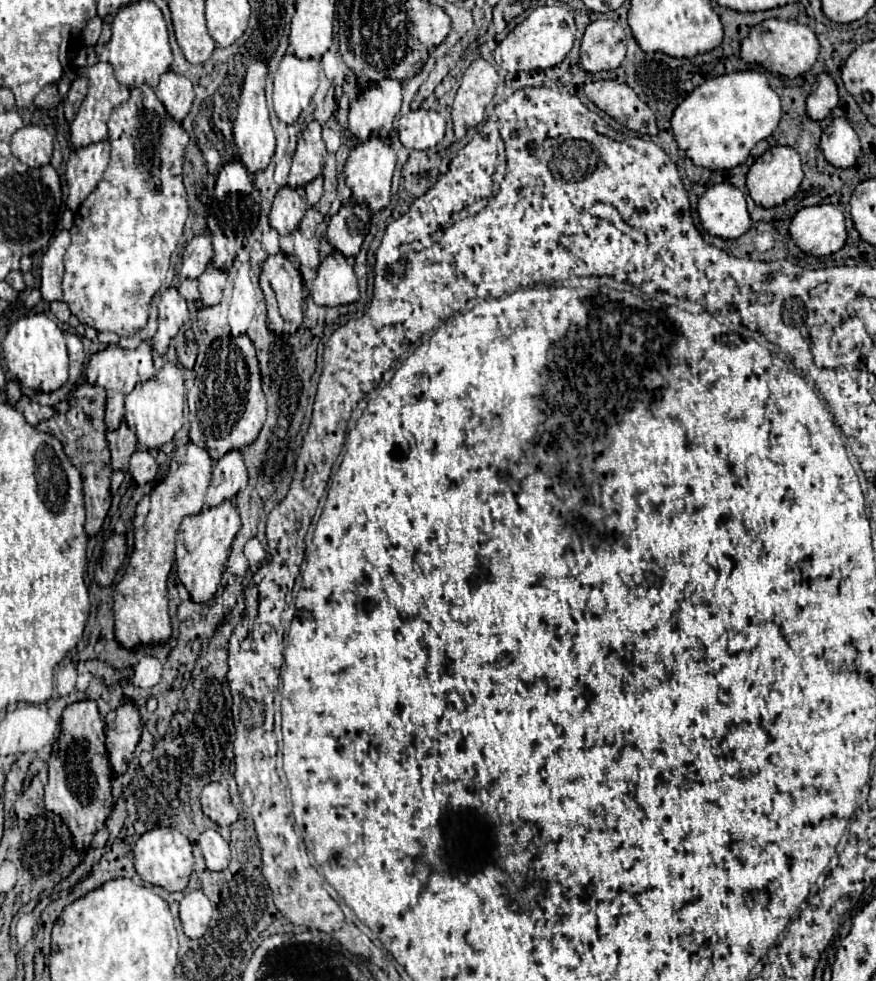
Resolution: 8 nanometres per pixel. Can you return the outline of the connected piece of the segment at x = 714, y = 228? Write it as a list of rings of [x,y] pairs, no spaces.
[[[728,183],[714,185],[700,197],[698,215],[702,227],[722,239],[738,239],[752,225],[744,193]]]

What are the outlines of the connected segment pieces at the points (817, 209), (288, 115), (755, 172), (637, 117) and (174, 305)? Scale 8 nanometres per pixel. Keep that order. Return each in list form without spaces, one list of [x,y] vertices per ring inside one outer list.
[[[830,203],[800,209],[788,231],[804,253],[816,257],[840,251],[848,237],[844,213]]]
[[[284,55],[276,75],[274,75],[274,111],[278,119],[286,125],[294,125],[300,117],[300,113],[310,105],[310,99],[318,87],[318,61],[314,59],[298,59],[294,55]]]
[[[776,145],[754,161],[754,165],[746,175],[746,187],[750,191],[750,197],[758,205],[776,207],[776,205],[782,205],[786,199],[790,199],[798,191],[802,179],[804,179],[804,173],[802,173],[802,161],[798,151],[794,147]]]
[[[590,81],[584,83],[586,97],[610,117],[614,117],[620,125],[640,135],[658,135],[656,117],[650,107],[628,87],[618,81]]]
[[[176,287],[166,289],[166,293],[162,293],[158,303],[158,331],[152,337],[152,347],[160,355],[168,351],[170,339],[176,337],[176,333],[184,325],[184,311],[186,311],[186,301],[178,293],[178,289]]]

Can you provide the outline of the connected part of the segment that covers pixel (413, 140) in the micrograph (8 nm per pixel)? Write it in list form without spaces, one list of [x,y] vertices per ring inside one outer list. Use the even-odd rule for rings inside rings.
[[[416,109],[398,119],[400,143],[406,149],[430,149],[444,137],[446,121],[436,111]]]

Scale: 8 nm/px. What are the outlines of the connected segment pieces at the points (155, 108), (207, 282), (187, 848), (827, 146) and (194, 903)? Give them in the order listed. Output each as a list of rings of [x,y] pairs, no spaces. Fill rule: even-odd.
[[[140,85],[134,87],[130,91],[130,99],[124,101],[122,105],[118,105],[114,109],[114,113],[108,119],[108,141],[112,145],[112,157],[110,157],[110,165],[104,171],[102,181],[98,183],[98,187],[86,197],[86,201],[80,205],[80,209],[76,211],[74,217],[74,225],[70,229],[72,235],[72,243],[66,249],[64,255],[64,279],[62,279],[62,291],[64,291],[64,301],[70,307],[70,311],[80,319],[80,323],[94,327],[96,331],[112,331],[120,337],[134,337],[148,321],[148,313],[150,313],[150,301],[152,297],[158,293],[160,285],[166,279],[168,267],[170,267],[170,255],[176,249],[180,237],[182,237],[182,229],[184,229],[184,221],[188,219],[188,201],[186,201],[186,189],[182,183],[182,163],[184,163],[184,149],[188,145],[188,133],[182,129],[180,123],[176,123],[164,109],[164,105],[160,103],[160,99],[154,95],[150,85]]]
[[[212,263],[206,267],[206,271],[198,277],[200,281],[200,299],[206,307],[216,305],[222,297],[224,285],[226,285],[226,271],[216,269]]]
[[[158,827],[144,833],[134,847],[134,867],[138,875],[150,883],[164,887],[166,891],[184,891],[194,869],[194,855],[188,837],[184,837],[174,827]]]
[[[836,117],[822,133],[820,149],[834,167],[852,167],[860,155],[860,139],[844,117]]]
[[[190,891],[180,901],[180,921],[184,933],[192,939],[198,939],[206,933],[206,925],[212,919],[212,905],[202,891]]]

